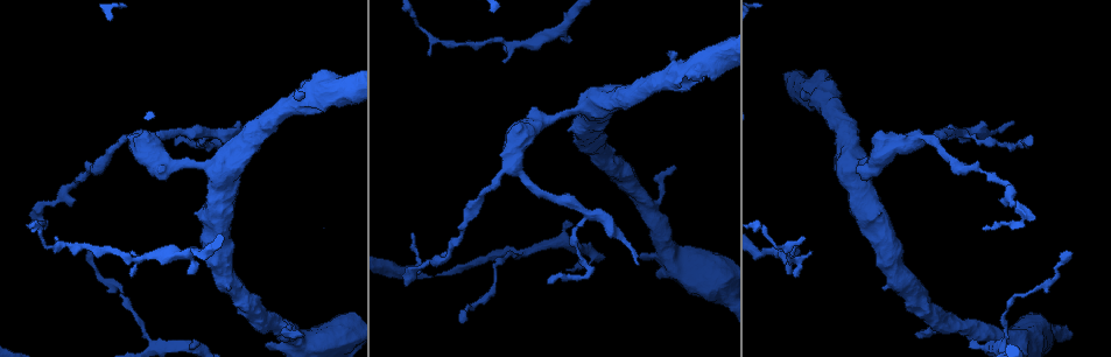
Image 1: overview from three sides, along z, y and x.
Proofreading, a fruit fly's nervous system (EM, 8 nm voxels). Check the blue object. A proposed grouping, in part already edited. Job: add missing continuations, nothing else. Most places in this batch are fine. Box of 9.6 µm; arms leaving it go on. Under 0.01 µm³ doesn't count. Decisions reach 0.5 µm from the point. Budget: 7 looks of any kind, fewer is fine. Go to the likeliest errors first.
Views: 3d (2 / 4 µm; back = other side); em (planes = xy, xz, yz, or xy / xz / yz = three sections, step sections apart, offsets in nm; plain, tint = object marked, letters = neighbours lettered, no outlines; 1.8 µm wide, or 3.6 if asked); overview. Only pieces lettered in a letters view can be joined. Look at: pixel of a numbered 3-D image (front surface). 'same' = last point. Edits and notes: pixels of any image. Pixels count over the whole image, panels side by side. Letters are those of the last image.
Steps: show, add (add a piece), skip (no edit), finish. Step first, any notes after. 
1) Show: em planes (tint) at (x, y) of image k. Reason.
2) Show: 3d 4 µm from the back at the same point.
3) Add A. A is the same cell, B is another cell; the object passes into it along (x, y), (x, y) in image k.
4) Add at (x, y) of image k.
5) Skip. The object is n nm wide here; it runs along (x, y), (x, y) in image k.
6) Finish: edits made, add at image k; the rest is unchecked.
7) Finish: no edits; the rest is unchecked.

Show: em planes (plain) at (1073, 252) of image 1.

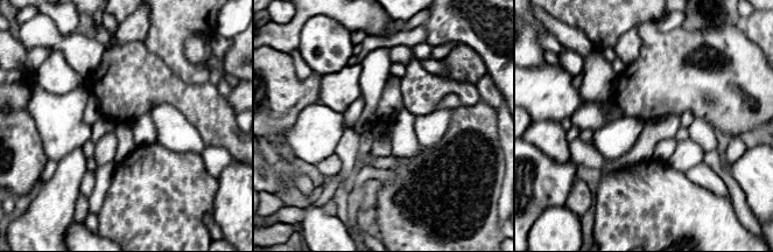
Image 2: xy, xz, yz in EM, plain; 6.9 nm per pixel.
Show: em planes (letters) at the same point. See the neighbours.

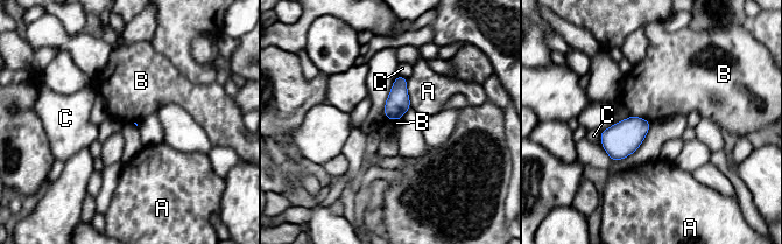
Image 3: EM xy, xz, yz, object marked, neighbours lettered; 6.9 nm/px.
Skip. A, B and C are other cells; a border runs along (632, 114), (640, 116), (650, 123) in image 3; none of them fits.

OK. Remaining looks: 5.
Show: em planes (tint) at (132, 251) of image 1. Free end.

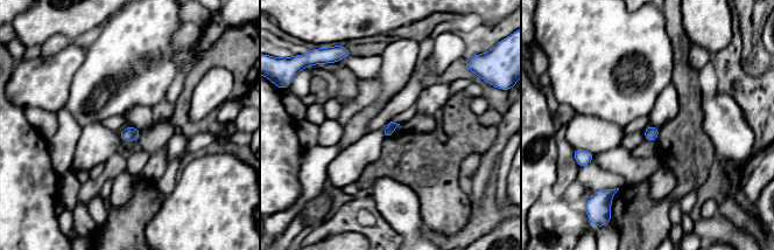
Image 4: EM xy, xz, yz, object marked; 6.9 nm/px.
Show: em planes (letters) at the same point.

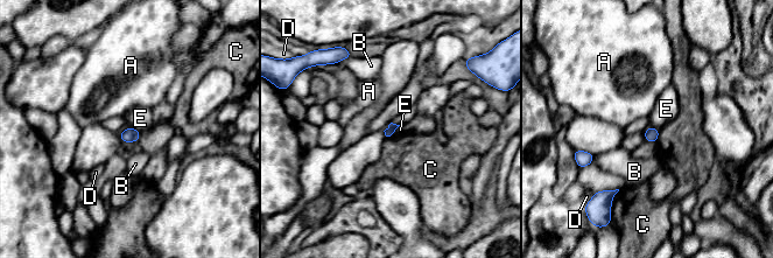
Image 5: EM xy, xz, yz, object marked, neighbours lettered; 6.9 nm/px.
Skip. A, B, C, D and E are other cells; a border runs along (399, 125), (386, 137) in image 5; no lettered piece goes on from it.

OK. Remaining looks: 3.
Show: 3d 4 µm at (803, 92) of image 1. Stops while still wide.

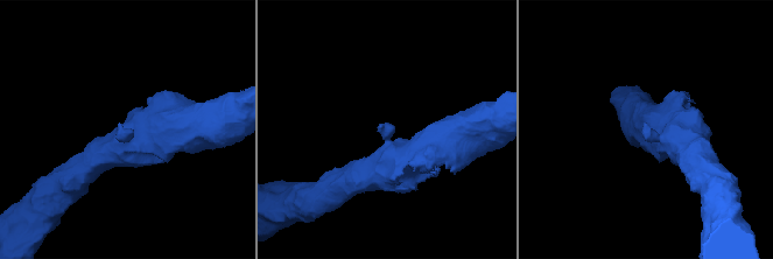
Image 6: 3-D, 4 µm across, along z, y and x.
Show: em planes (letters) at (118, 125) of image 6.

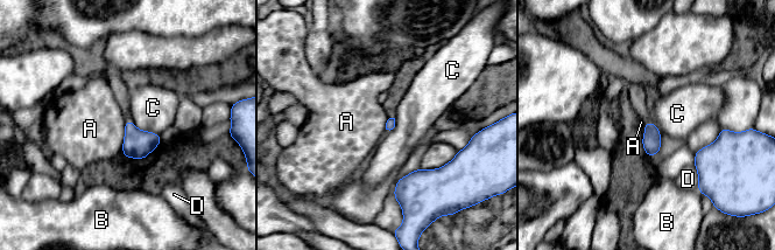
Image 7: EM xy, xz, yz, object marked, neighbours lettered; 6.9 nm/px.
Skip. The longest contact is with C, 240 nm; A, B, C and D are other cells; a border runs along (125, 122), (121, 152) in image 7; no lettered piece goes on from it.

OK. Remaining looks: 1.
Finish: no edits; the rest is unchecked.

